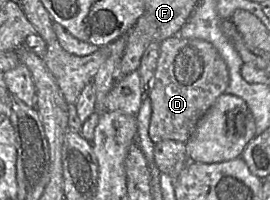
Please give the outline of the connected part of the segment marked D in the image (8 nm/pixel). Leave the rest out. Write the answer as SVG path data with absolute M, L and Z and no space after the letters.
M172 36L159 42L160 53L155 69L151 88L145 93L151 102L152 112L148 134L154 143L165 140L187 142L195 130L200 118L211 107L214 101L223 93L229 82L226 64L208 42L201 39Z

